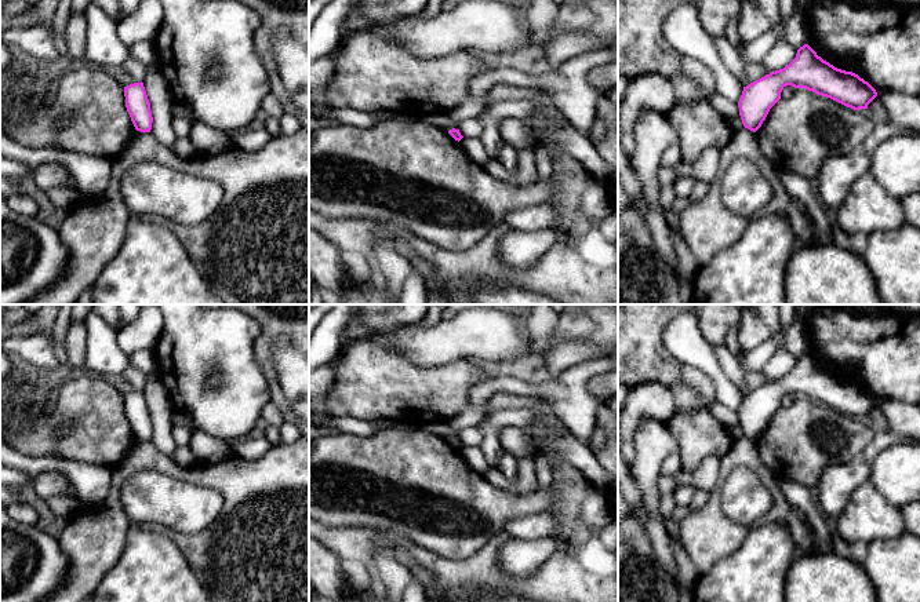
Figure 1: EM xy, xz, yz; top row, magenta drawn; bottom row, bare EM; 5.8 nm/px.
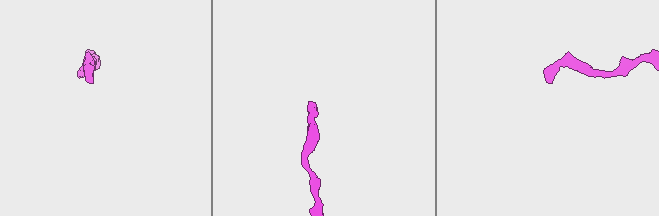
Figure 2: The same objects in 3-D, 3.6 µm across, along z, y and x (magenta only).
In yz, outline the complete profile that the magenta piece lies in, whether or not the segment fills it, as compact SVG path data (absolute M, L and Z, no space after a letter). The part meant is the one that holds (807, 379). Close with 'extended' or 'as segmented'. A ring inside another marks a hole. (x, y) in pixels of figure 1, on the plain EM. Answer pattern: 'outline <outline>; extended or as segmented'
outline M804 353L783 377L771 380L743 395L738 411L743 435L756 441L770 417L781 408L781 401L786 394L806 397L854 419L868 417L868 413L877 405L876 398L868 390L852 380L834 376Z; as segmented

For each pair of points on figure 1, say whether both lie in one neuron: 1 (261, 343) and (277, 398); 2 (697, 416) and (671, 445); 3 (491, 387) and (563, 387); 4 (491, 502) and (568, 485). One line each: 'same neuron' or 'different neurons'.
1: same neuron
2: different neurons
3: same neuron
4: same neuron

